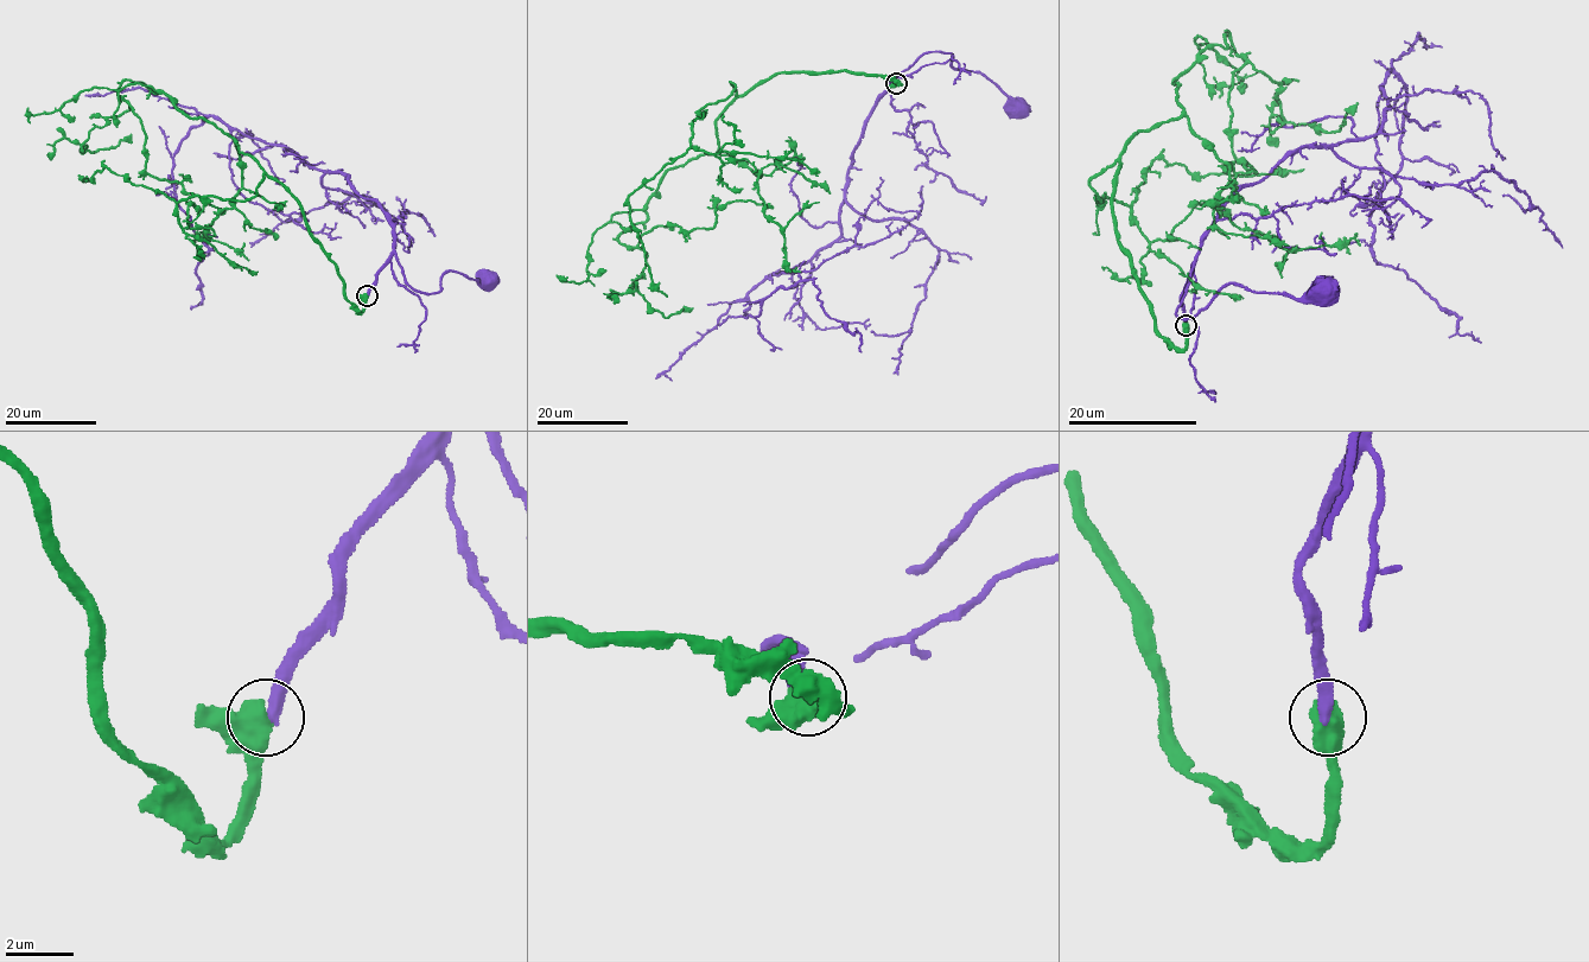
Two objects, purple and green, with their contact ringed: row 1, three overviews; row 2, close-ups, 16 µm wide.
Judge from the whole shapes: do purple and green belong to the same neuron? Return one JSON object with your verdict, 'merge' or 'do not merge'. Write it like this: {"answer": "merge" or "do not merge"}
{"answer": "do not merge"}

